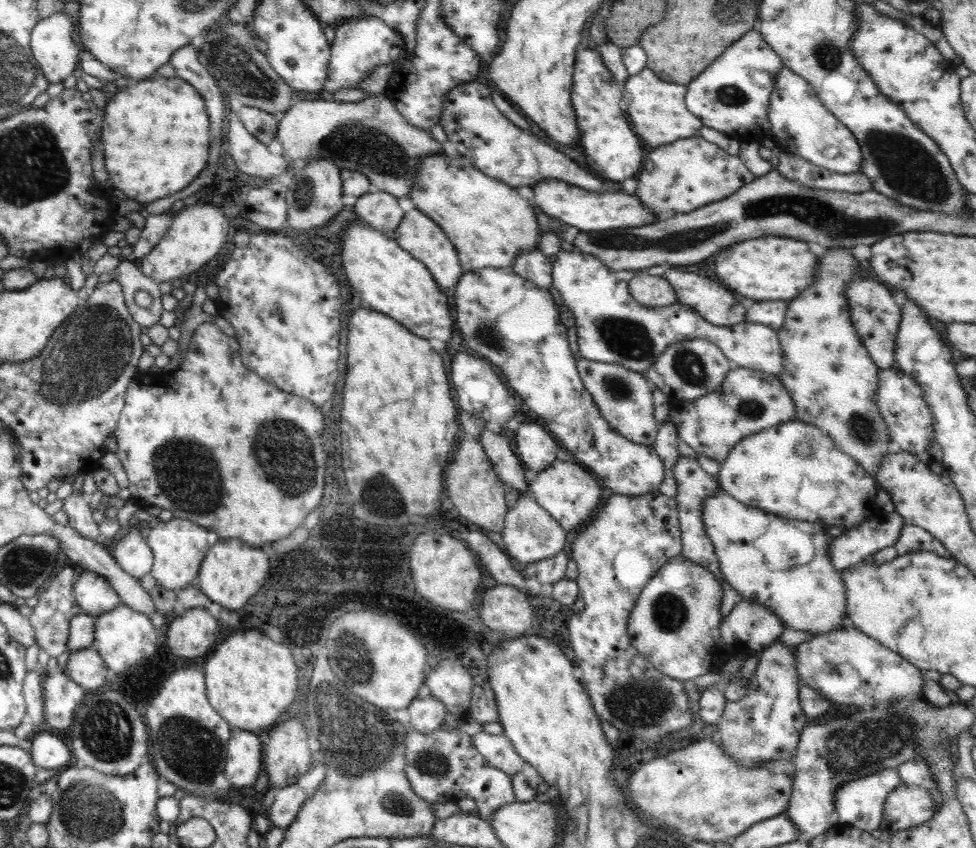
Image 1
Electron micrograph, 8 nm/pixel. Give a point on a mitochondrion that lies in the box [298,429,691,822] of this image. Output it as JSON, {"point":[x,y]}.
{"point":[359,743]}

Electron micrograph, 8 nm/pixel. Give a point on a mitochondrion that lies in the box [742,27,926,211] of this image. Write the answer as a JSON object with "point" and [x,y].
{"point":[828,57]}

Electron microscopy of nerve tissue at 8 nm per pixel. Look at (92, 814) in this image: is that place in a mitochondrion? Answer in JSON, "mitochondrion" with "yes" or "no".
{"mitochondrion":"yes"}

